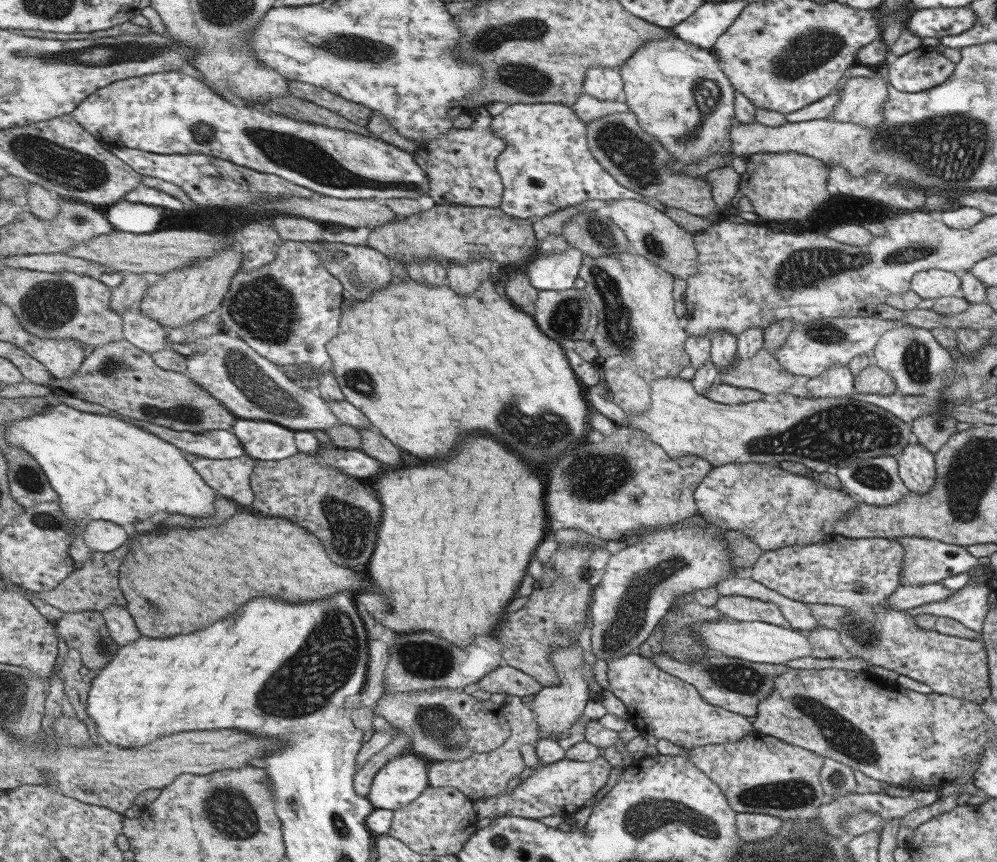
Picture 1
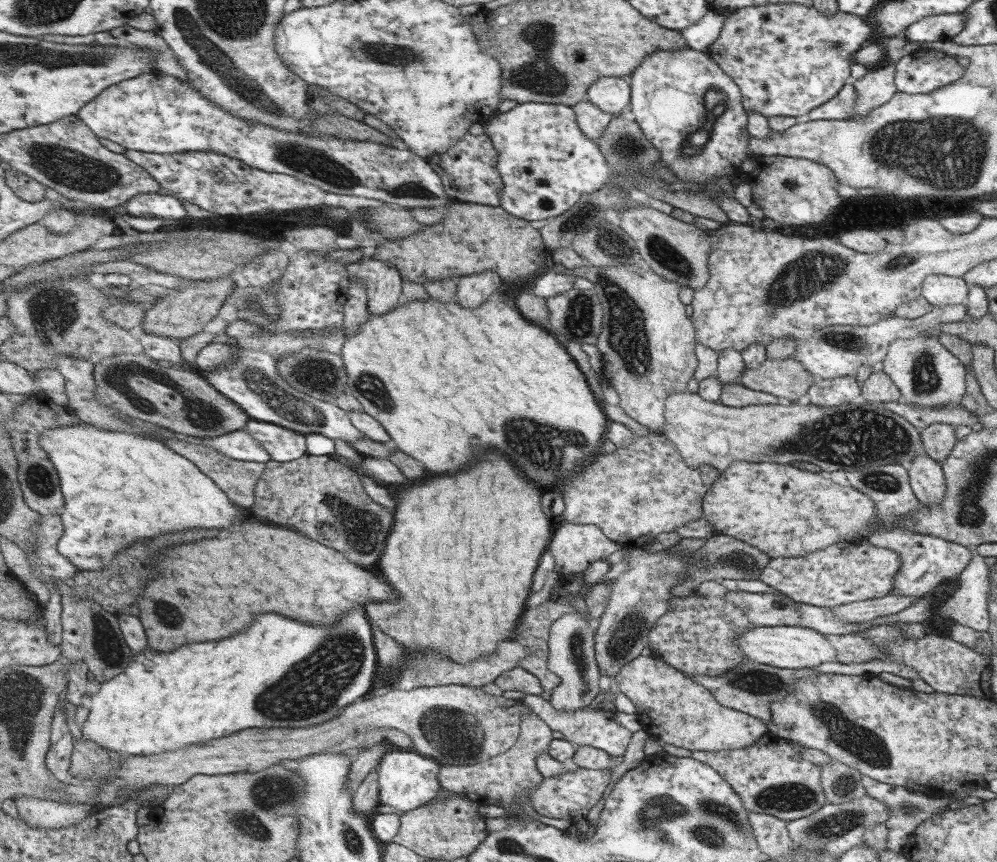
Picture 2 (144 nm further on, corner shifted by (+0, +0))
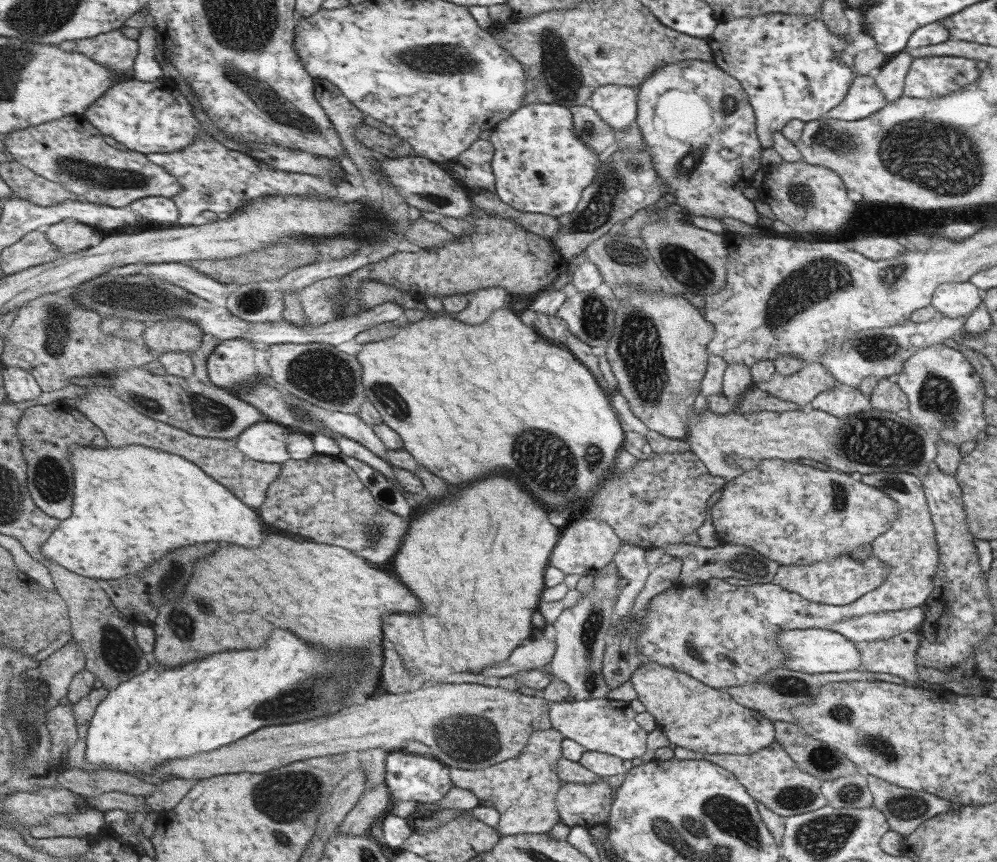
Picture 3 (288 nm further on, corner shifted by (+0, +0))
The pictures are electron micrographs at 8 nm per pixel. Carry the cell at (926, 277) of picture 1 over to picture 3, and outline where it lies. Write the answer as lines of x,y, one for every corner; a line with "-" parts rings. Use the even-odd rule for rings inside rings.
941,282
931,292
929,304
943,316
969,316
981,300
977,298
977,286
971,282

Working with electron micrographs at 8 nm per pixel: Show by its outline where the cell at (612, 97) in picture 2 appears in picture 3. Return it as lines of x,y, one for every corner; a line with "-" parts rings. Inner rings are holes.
599,86
593,90
587,106
605,120
613,132
629,128
635,118
635,88
631,86

